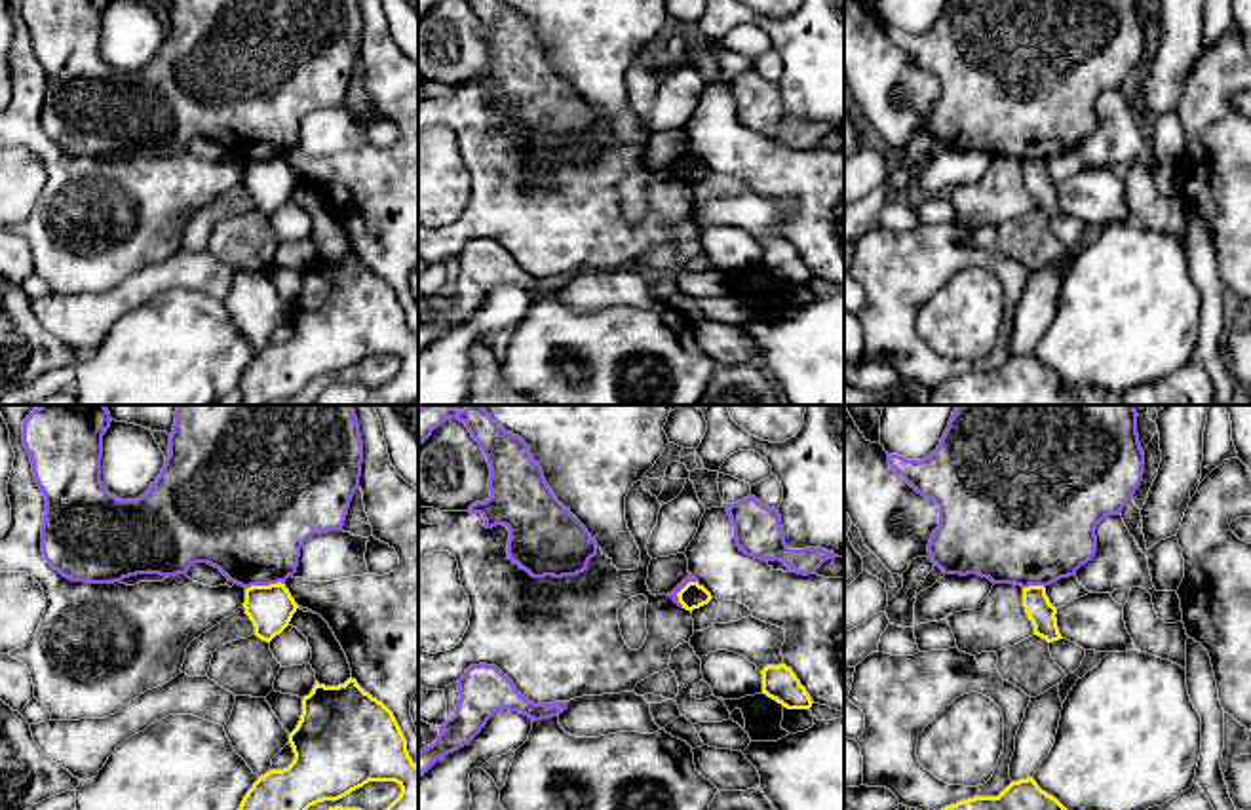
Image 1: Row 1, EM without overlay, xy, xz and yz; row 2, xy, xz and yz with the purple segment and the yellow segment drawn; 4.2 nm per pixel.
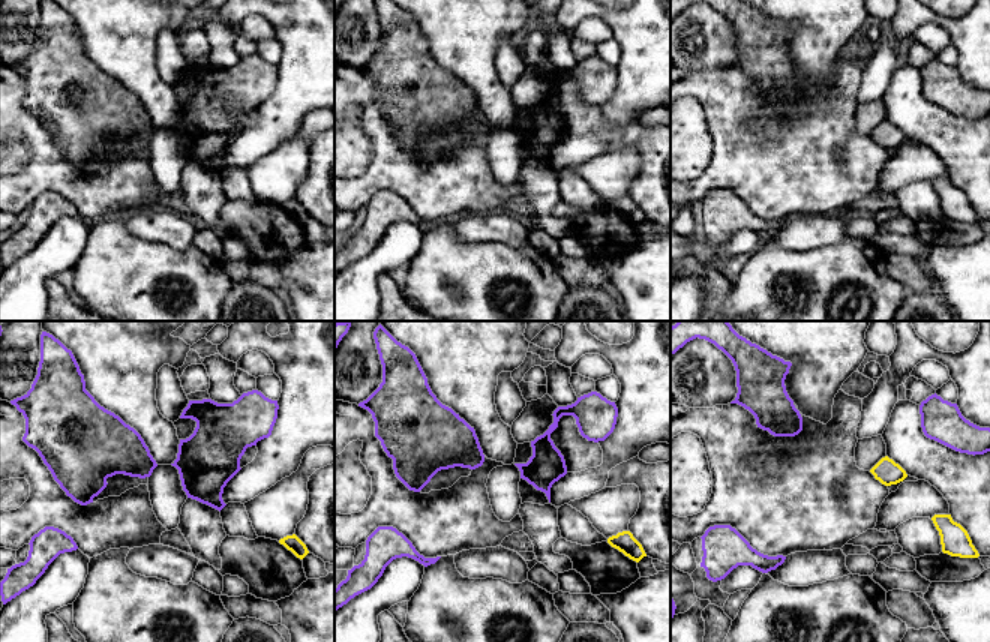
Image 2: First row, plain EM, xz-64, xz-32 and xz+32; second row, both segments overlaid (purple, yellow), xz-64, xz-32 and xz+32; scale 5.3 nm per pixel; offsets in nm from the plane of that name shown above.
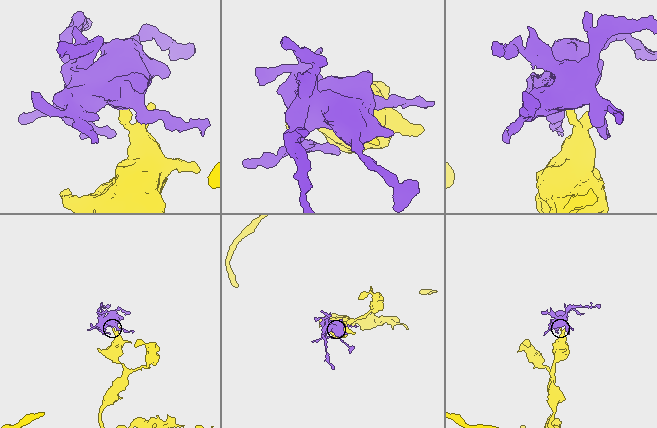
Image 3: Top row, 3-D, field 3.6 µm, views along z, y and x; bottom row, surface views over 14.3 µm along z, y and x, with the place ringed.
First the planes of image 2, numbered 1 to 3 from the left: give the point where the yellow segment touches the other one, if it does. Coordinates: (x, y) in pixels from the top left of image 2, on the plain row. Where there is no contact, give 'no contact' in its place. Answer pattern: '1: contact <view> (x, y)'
1: no contact
2: no contact
3: no contact

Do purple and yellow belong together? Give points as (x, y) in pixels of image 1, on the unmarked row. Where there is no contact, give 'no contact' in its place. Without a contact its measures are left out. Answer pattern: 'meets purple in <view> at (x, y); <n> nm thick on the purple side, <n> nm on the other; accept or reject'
meets purple in xy at (265, 158); 460 nm thick on the purple side, 190 nm on the other; reject

